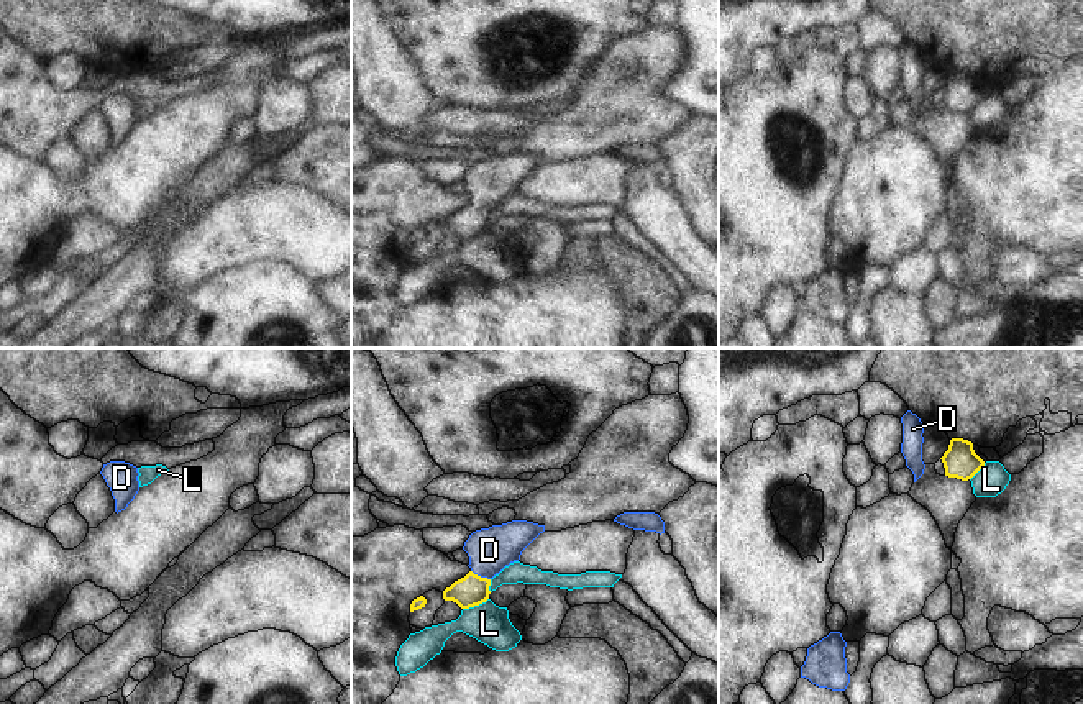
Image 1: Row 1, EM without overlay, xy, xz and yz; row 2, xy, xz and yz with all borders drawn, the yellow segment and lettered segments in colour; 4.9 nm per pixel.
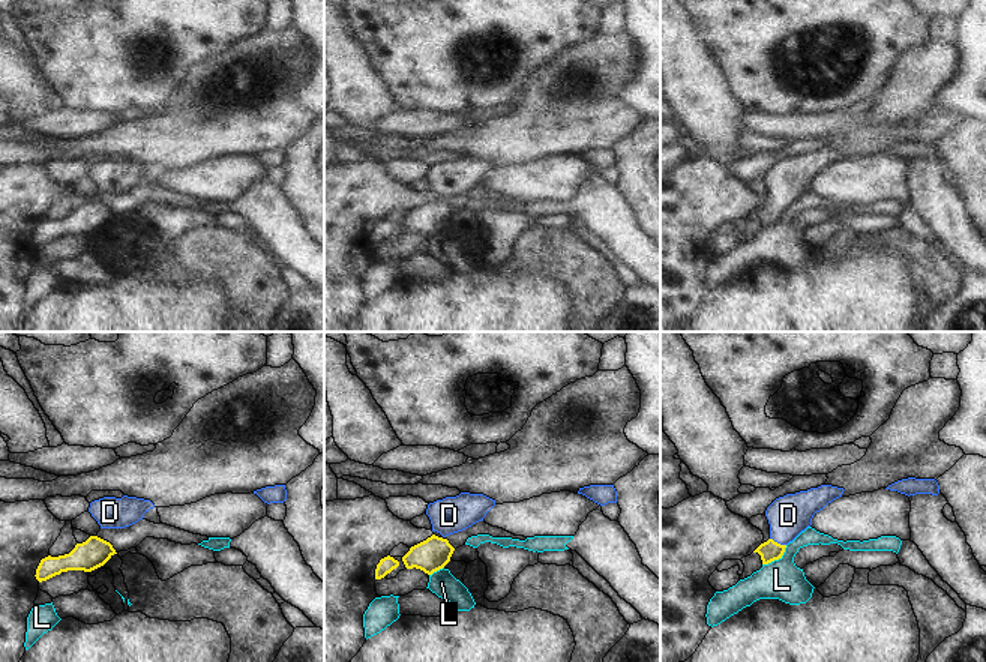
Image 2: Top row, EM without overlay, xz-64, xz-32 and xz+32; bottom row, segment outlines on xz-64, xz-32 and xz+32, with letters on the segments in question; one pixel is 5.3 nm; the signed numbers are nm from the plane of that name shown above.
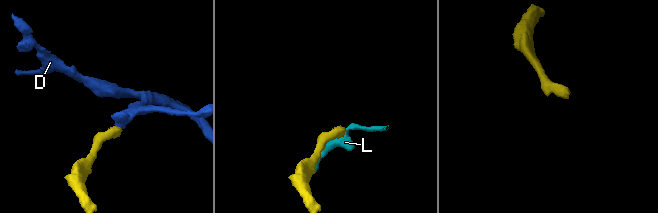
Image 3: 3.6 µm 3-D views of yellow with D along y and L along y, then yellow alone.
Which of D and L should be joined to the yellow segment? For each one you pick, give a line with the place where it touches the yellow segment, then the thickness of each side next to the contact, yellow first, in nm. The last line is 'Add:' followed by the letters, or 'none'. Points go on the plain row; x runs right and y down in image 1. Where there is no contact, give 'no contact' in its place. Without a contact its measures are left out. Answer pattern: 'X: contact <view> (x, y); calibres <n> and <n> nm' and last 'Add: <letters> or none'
D: contact xz (479, 209); calibres 150 and 220 nm
Add: D

